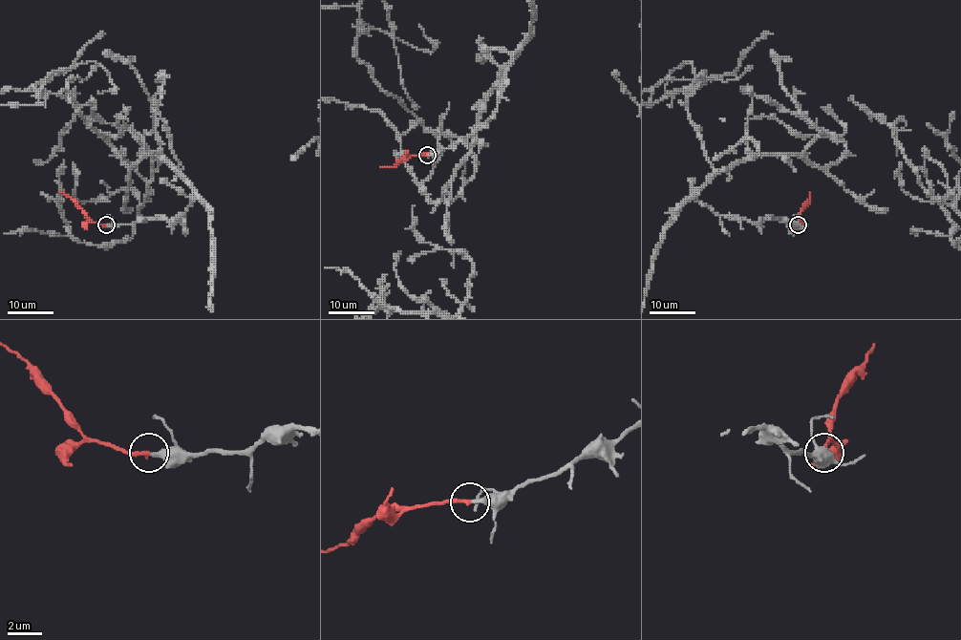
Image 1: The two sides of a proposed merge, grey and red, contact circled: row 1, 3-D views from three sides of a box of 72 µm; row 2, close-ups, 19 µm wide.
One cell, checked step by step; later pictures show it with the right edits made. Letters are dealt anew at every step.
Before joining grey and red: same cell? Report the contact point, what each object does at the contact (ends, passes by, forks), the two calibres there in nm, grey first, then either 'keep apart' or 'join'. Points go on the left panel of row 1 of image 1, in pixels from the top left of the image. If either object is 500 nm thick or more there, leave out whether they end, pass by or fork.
place (106, 224); grey ends; red ends; calibres 320 and 280 nm; join

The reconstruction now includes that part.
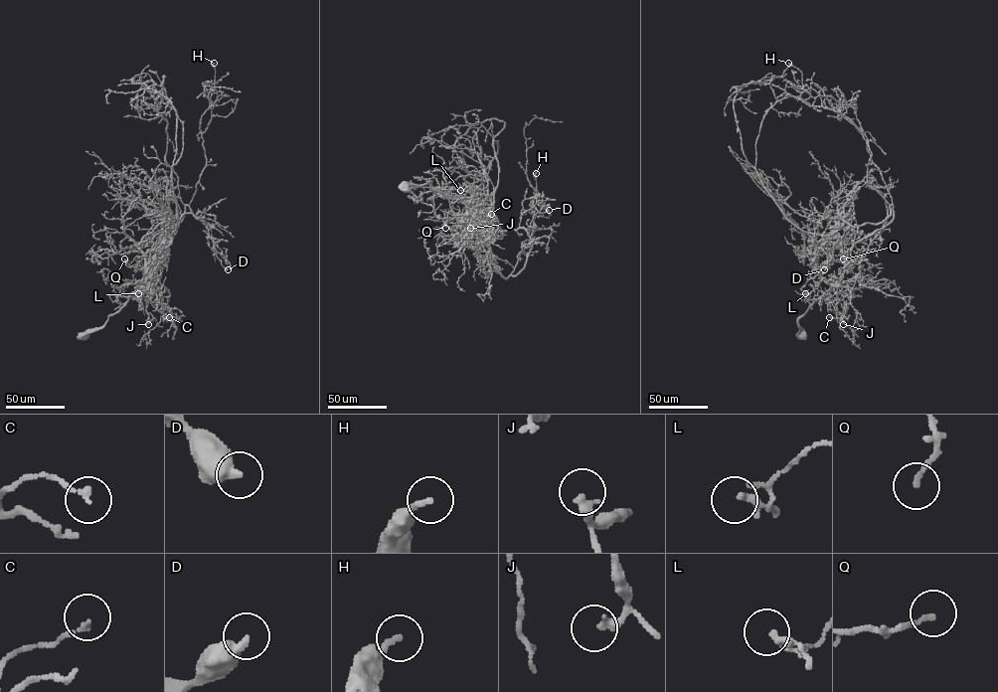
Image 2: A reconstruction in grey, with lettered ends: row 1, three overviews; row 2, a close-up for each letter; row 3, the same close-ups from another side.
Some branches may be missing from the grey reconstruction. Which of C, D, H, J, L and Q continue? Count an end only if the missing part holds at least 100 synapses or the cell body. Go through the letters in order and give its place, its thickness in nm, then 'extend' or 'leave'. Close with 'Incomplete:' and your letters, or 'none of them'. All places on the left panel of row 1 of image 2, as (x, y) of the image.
C: (169, 317) | 180 nm | leave
D: (228, 269) | 480 nm | leave
H: (214, 63) | 200 nm | leave
J: (148, 324) | 300 nm | leave
L: (138, 293) | 240 nm | leave
Q: (124, 259) | 150 nm | leave
Incomplete: none of them

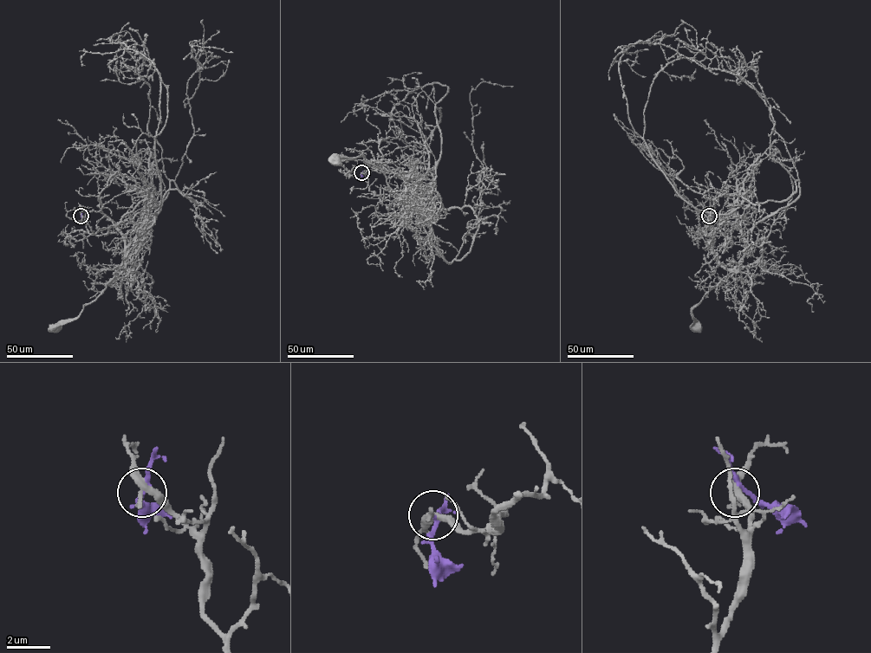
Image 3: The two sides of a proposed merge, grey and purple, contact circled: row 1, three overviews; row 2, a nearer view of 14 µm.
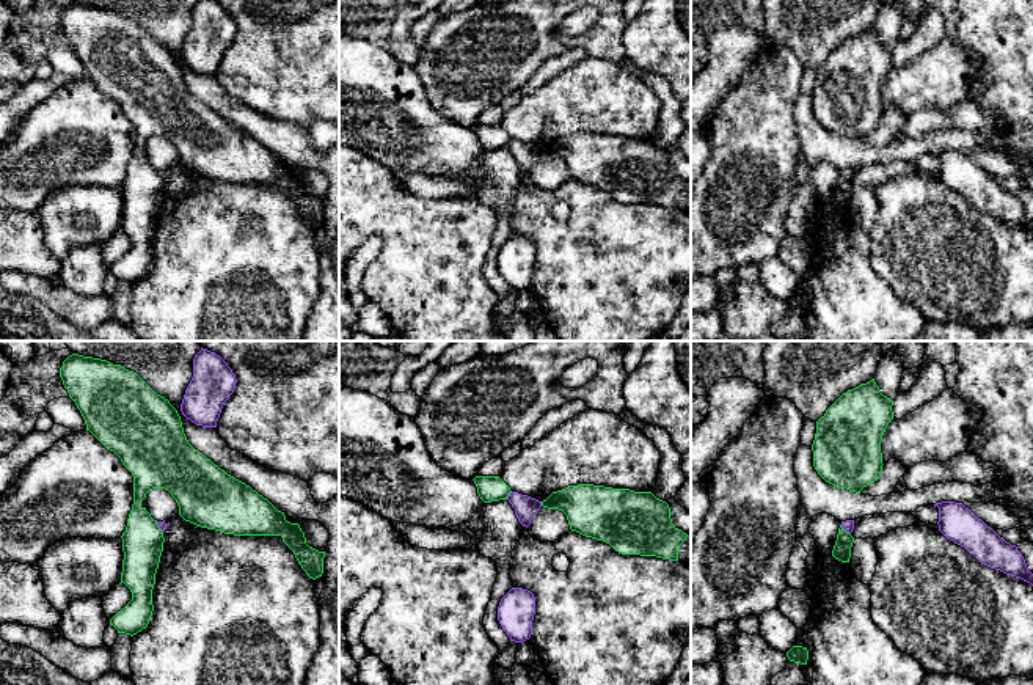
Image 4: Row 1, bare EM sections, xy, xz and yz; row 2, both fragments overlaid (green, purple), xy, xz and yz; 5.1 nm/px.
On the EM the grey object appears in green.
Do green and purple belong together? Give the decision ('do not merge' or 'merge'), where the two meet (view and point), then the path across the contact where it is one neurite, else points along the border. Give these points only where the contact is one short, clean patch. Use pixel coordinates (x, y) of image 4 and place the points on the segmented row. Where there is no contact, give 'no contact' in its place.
do not merge; meets green in xz at (507, 495)

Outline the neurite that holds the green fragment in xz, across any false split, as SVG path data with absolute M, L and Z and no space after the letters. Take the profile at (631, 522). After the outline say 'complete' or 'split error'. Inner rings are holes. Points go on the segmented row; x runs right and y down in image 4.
M578 484L553 492L542 501L542 506L562 511L567 515L571 531L603 540L622 555L678 561L678 548L688 537L686 533L672 523L669 504L656 498L652 492Z; complete

